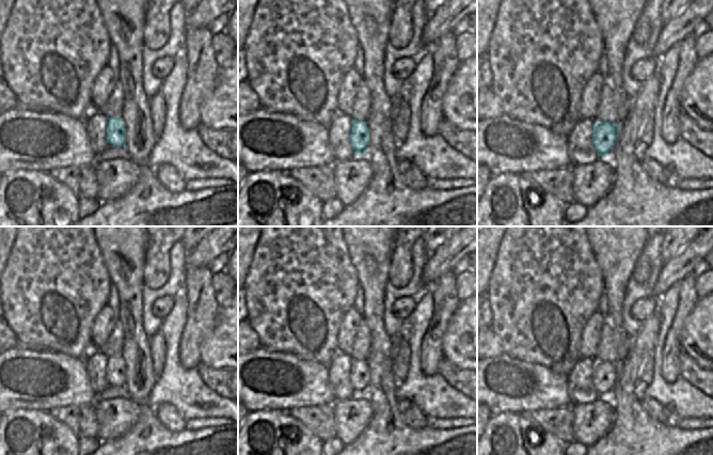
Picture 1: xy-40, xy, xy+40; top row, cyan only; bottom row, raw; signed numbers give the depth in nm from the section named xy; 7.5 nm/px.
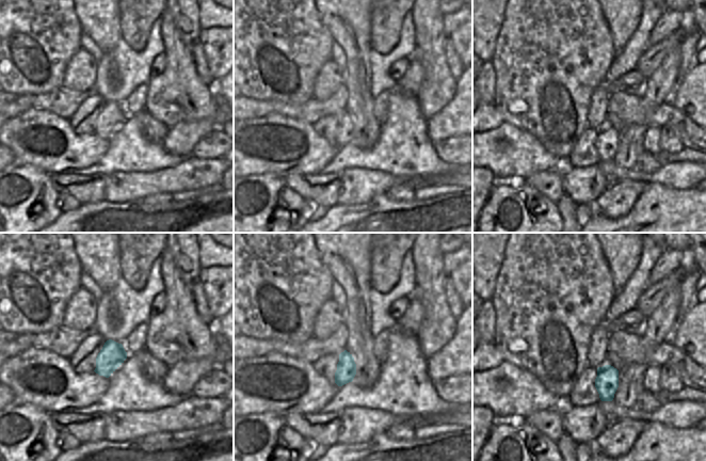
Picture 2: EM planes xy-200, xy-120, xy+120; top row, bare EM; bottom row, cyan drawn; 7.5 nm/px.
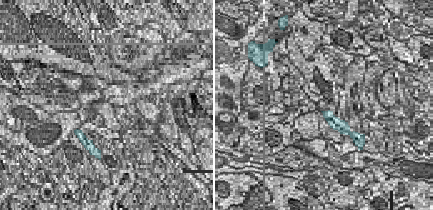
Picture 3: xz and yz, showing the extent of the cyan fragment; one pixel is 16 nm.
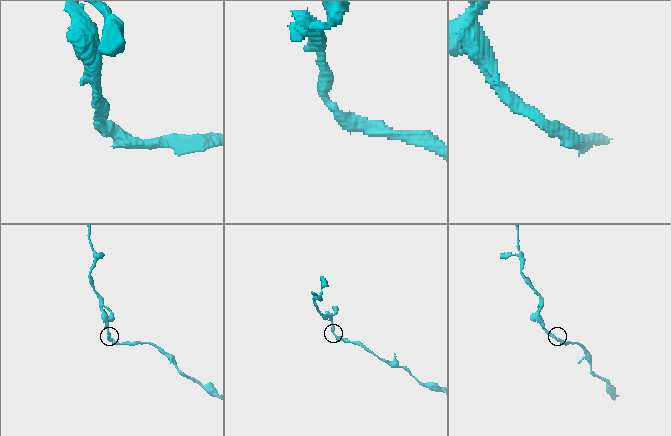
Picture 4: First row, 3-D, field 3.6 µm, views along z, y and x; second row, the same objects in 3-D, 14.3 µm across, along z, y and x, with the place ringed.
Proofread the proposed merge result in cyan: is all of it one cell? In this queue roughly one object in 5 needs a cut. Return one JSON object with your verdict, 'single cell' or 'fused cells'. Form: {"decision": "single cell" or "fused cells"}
{"decision": "single cell"}

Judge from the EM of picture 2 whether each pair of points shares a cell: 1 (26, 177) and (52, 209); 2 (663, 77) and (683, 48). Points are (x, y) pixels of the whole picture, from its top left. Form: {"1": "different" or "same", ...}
{"1": "same", "2": "same"}

